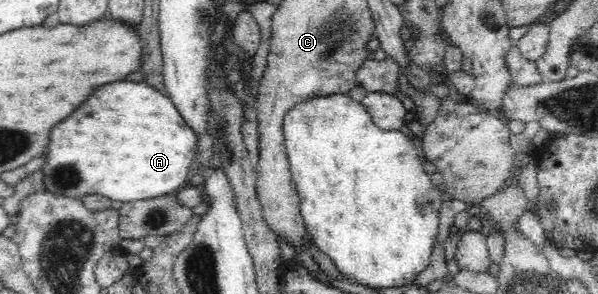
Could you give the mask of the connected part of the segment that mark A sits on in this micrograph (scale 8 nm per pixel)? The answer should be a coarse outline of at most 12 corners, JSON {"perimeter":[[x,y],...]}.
{"perimeter":[[116,81],[54,125],[48,192],[115,205],[181,189],[200,139]]}

